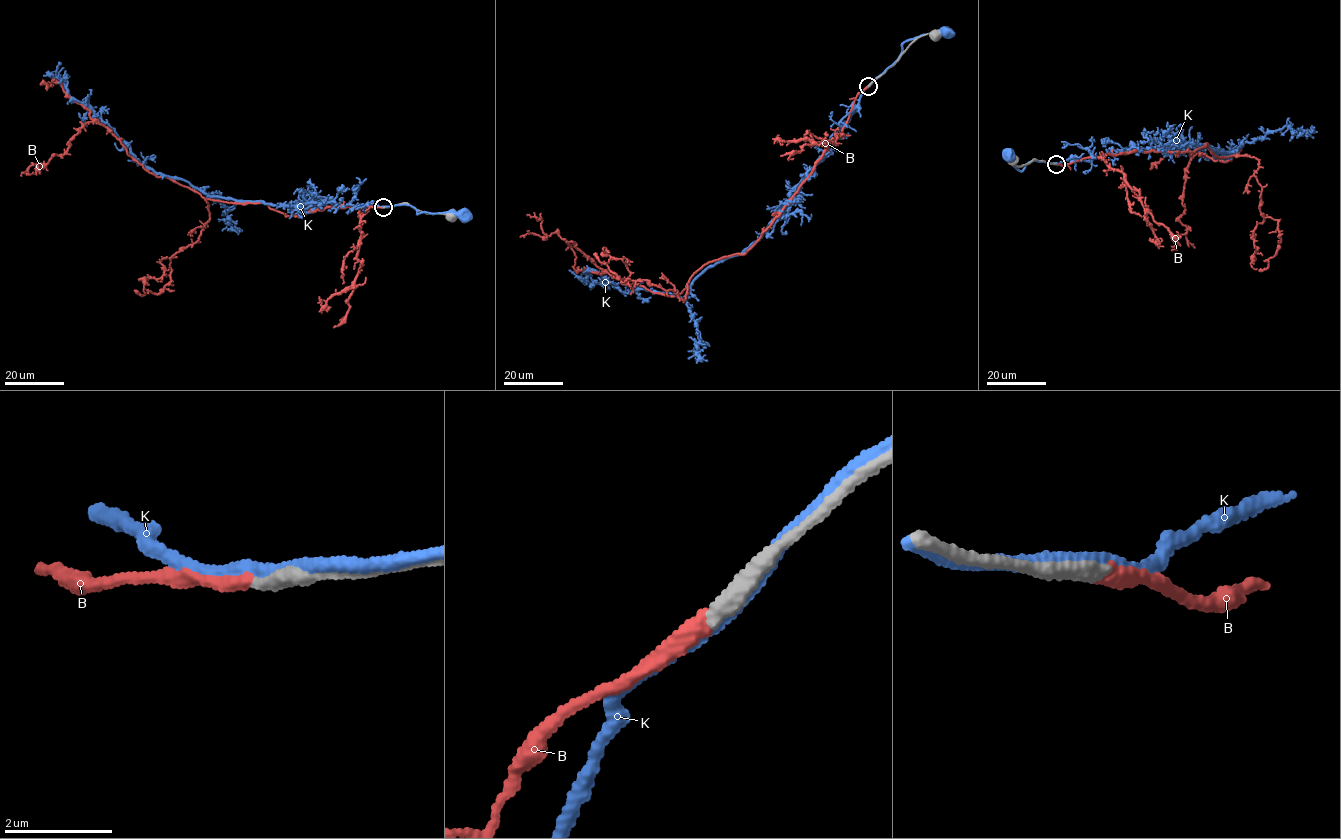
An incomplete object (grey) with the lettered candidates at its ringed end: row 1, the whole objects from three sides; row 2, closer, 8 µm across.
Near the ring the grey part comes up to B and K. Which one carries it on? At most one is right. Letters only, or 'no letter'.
B

